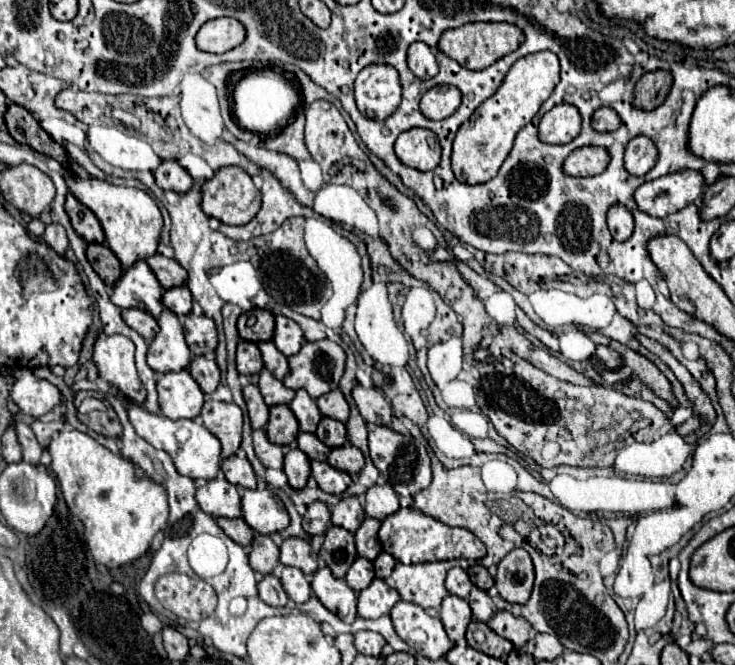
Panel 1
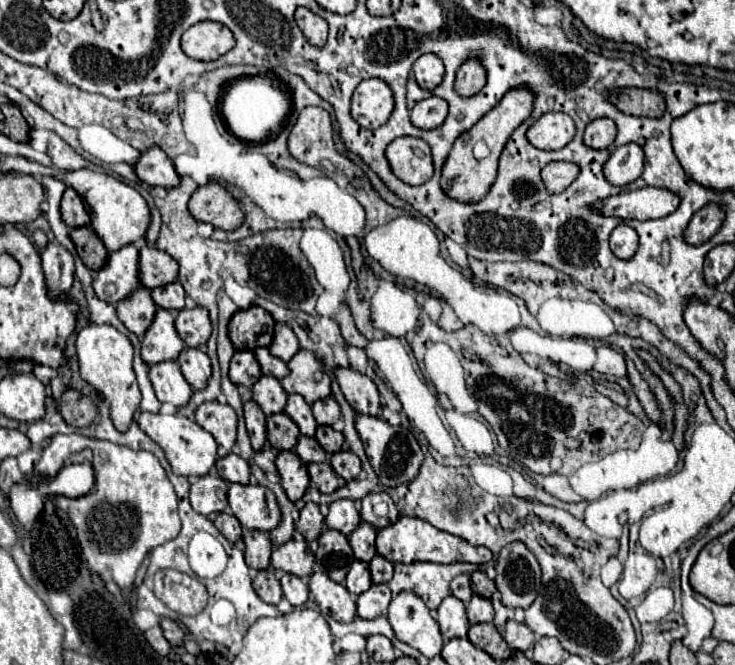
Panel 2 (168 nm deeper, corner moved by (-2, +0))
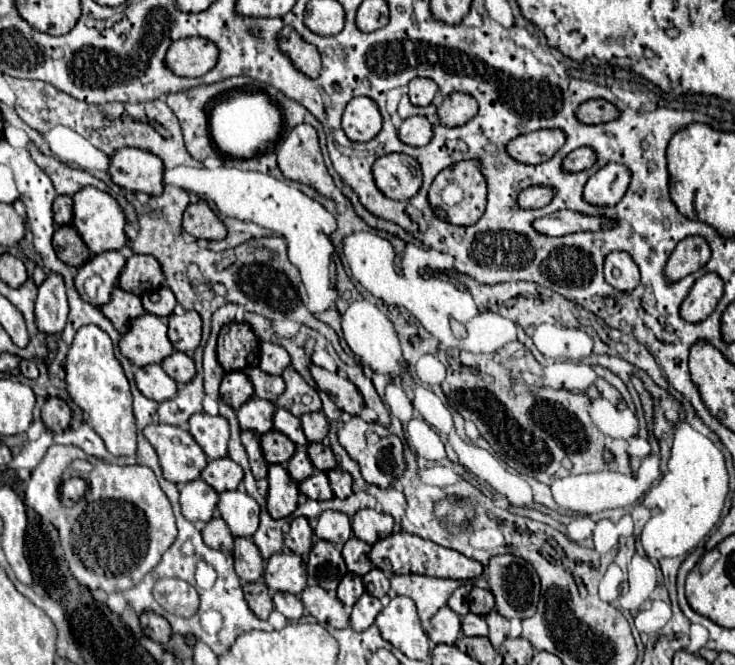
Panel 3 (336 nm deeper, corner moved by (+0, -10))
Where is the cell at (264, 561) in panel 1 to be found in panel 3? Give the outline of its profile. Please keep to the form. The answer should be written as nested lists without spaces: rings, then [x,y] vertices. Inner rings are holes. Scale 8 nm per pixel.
[[[237,538],[233,556],[235,556],[235,572],[243,582],[257,582],[263,576],[265,562],[251,538]]]

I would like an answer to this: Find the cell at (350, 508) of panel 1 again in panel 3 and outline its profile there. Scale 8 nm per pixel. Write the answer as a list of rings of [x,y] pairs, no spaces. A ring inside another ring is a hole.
[[[327,510],[319,516],[319,524],[315,528],[315,534],[321,540],[327,540],[327,542],[341,548],[351,538],[351,520],[343,512]]]

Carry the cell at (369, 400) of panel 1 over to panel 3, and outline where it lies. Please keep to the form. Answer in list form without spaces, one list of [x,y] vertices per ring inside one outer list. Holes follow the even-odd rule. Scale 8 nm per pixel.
[[[311,366],[311,376],[315,378],[317,386],[327,392],[331,398],[335,398],[335,404],[351,414],[351,416],[359,416],[361,410],[365,408],[365,400],[363,400],[363,394],[359,392],[359,388],[343,374],[333,374],[333,372],[327,372],[319,366]]]

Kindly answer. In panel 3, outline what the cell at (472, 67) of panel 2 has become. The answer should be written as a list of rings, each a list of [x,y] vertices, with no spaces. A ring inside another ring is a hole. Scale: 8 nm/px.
[[[453,92],[437,108],[437,114],[445,126],[461,126],[467,120],[471,120],[477,114],[477,110],[479,110],[477,100],[471,94]]]

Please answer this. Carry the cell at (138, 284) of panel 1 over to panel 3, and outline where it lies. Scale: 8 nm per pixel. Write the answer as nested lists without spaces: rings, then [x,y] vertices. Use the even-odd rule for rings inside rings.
[[[103,252],[99,256],[91,256],[79,270],[77,270],[77,276],[75,276],[75,286],[77,286],[77,292],[81,294],[81,298],[93,306],[105,306],[109,300],[111,300],[111,292],[113,288],[117,286],[119,282],[119,276],[125,268],[125,258],[121,256],[121,252]],[[93,274],[99,274],[103,278],[103,284],[99,286],[99,292],[97,292],[97,298],[89,298],[85,294],[85,280],[91,278]]]

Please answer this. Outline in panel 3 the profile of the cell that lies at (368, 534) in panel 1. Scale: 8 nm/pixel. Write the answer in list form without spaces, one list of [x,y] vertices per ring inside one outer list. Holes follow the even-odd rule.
[[[351,536],[345,542],[345,546],[343,546],[343,558],[347,562],[349,572],[363,576],[363,574],[367,574],[373,568],[371,560],[369,560],[369,550],[371,550],[371,546],[367,542],[359,540],[357,536]]]

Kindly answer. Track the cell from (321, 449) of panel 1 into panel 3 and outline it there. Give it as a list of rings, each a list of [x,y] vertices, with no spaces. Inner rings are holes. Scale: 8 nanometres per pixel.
[[[297,450],[297,452],[295,452],[295,456],[293,456],[293,458],[289,460],[289,464],[287,464],[287,470],[289,470],[289,474],[291,474],[291,478],[293,478],[295,482],[303,482],[305,478],[309,478],[309,476],[315,472],[309,456],[307,456],[303,450]]]

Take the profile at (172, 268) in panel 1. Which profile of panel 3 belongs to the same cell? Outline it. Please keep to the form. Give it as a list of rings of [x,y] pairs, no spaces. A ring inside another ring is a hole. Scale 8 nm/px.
[[[145,254],[131,256],[123,268],[123,274],[119,276],[119,288],[137,296],[157,292],[163,282],[165,276],[159,262],[153,256]]]

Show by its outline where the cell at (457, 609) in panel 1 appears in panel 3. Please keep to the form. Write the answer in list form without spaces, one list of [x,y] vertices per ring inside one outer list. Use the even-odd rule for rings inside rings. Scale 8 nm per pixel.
[[[443,606],[431,618],[431,628],[427,630],[427,634],[433,644],[457,644],[461,634],[461,618],[449,606]]]

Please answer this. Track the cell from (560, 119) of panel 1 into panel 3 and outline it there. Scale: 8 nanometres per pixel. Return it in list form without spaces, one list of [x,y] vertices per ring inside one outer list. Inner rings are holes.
[[[559,128],[535,130],[509,142],[507,152],[523,164],[541,164],[549,160],[565,144],[565,134]]]

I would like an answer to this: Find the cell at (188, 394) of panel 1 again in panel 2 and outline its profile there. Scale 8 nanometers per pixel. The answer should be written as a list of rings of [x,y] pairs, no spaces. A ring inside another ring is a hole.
[[[161,362],[149,366],[149,380],[155,388],[159,402],[173,404],[175,408],[185,406],[193,394],[193,388],[183,378],[177,362]]]

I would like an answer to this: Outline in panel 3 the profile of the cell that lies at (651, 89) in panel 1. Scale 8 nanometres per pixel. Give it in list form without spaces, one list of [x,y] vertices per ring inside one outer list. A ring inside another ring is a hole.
[[[603,98],[587,100],[583,102],[583,106],[579,106],[579,120],[585,124],[601,124],[615,118],[619,118],[619,108]]]

